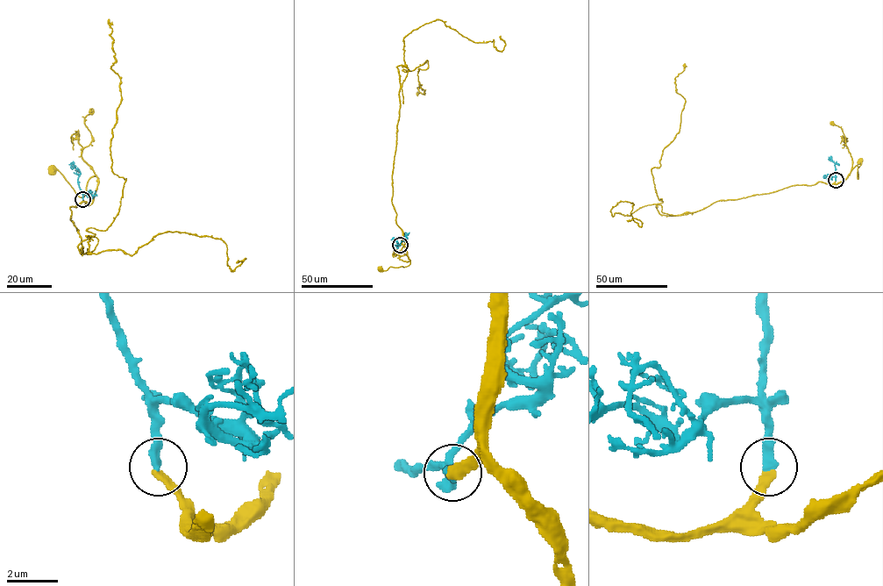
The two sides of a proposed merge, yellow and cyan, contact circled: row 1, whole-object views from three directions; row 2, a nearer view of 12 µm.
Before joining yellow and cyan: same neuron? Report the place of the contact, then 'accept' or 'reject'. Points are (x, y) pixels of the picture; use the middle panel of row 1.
(400, 245) | accept

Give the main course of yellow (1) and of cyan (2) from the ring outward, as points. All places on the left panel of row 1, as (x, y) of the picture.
1: (82, 199), (87, 204), (93, 201), (96, 176), (79, 196), (60, 173), (52, 169)
2: (82, 199), (78, 181), (80, 173), (74, 167), (70, 167), (72, 166)

